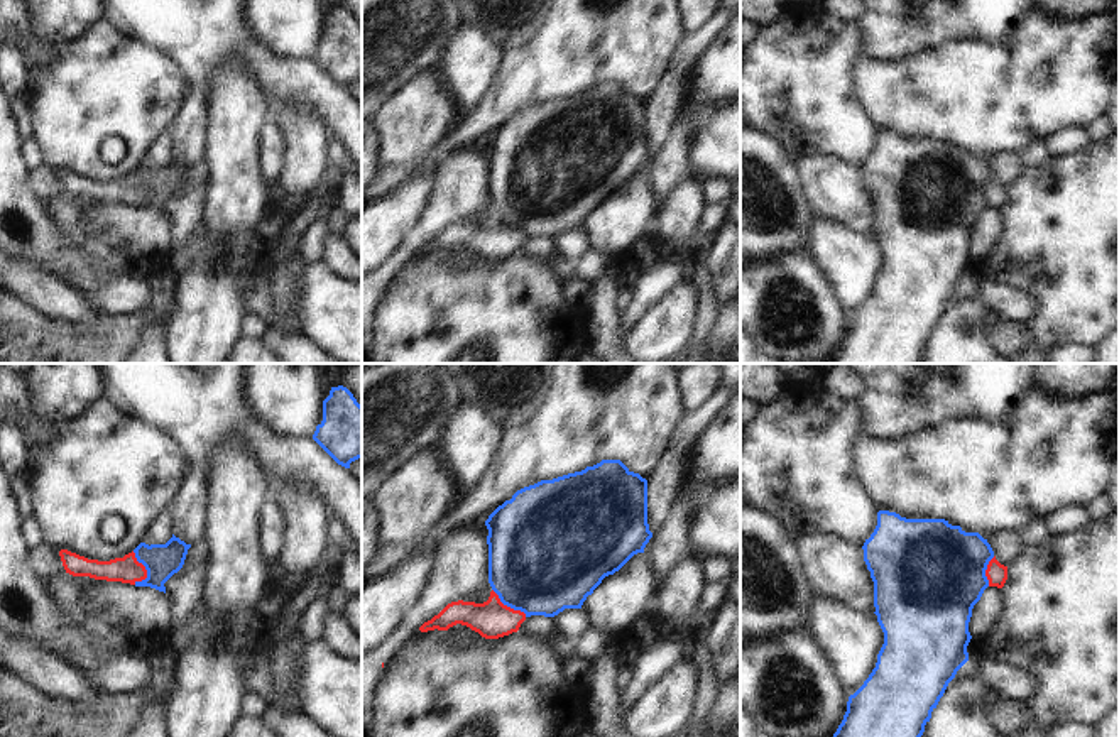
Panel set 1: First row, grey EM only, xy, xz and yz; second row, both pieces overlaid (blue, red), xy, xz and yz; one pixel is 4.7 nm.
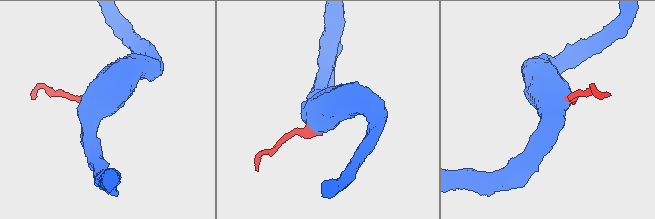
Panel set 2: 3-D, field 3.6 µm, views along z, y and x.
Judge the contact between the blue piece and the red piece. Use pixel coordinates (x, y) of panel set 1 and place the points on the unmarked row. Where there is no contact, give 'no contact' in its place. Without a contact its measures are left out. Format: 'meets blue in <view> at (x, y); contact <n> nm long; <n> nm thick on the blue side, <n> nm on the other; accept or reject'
meets blue in xy at (146, 190); contact 160 nm long; 160 nm thick on the blue side, 130 nm on the other; reject

